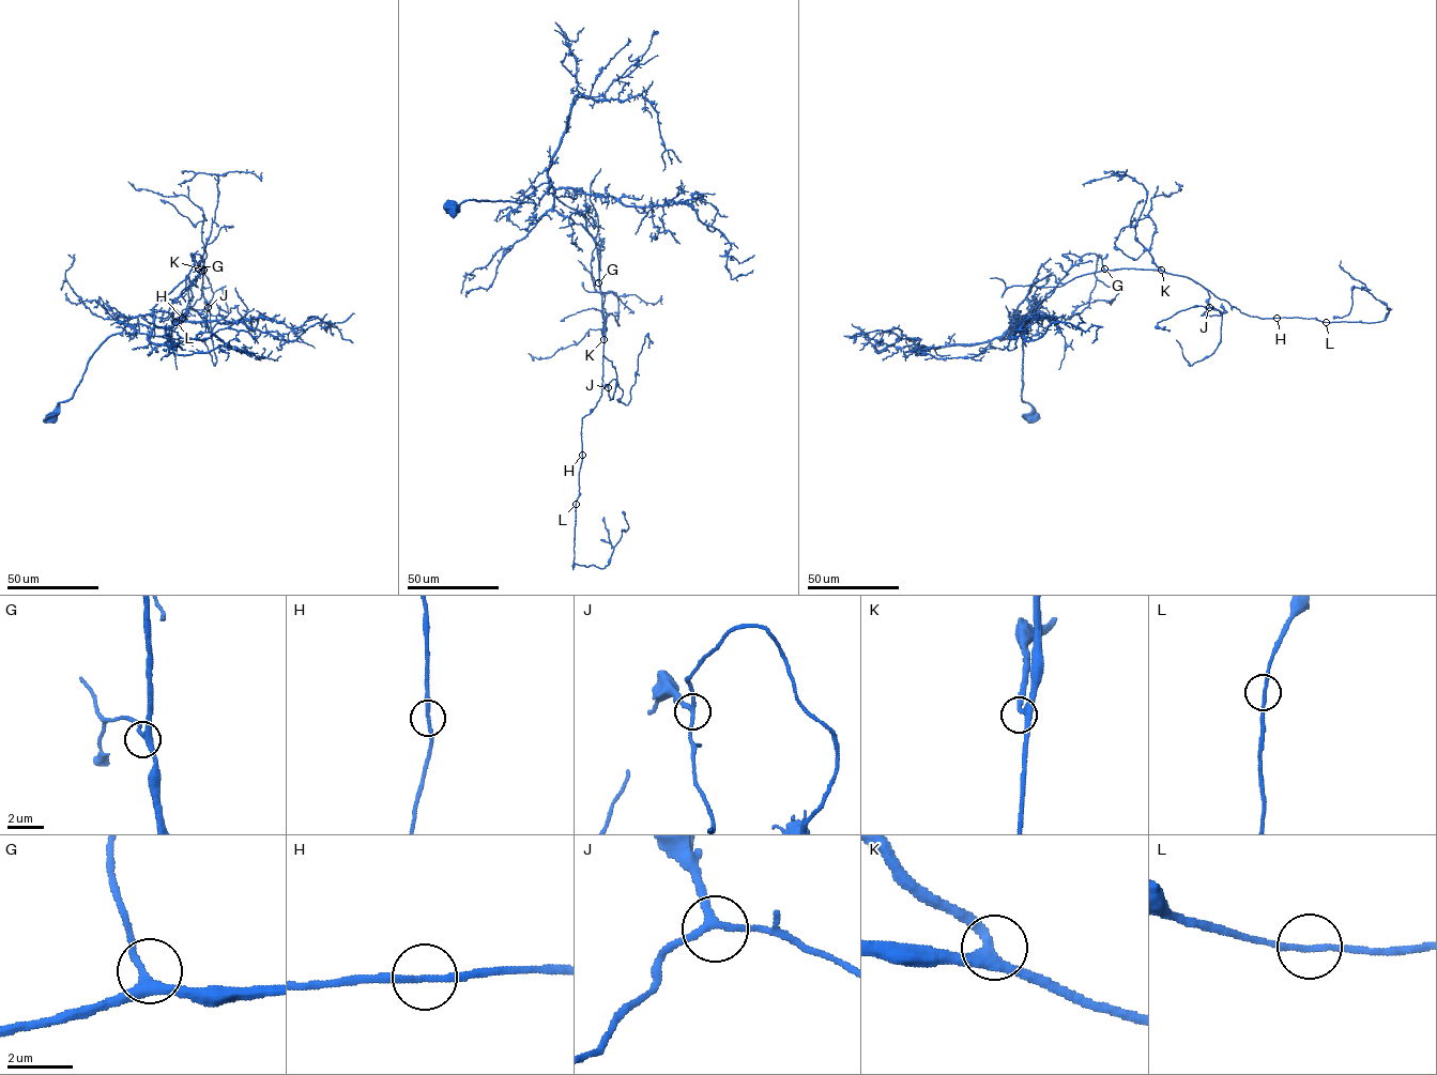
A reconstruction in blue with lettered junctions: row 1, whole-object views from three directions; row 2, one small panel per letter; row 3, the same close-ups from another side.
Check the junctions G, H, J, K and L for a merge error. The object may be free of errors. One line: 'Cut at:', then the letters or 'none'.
Cut at: none

